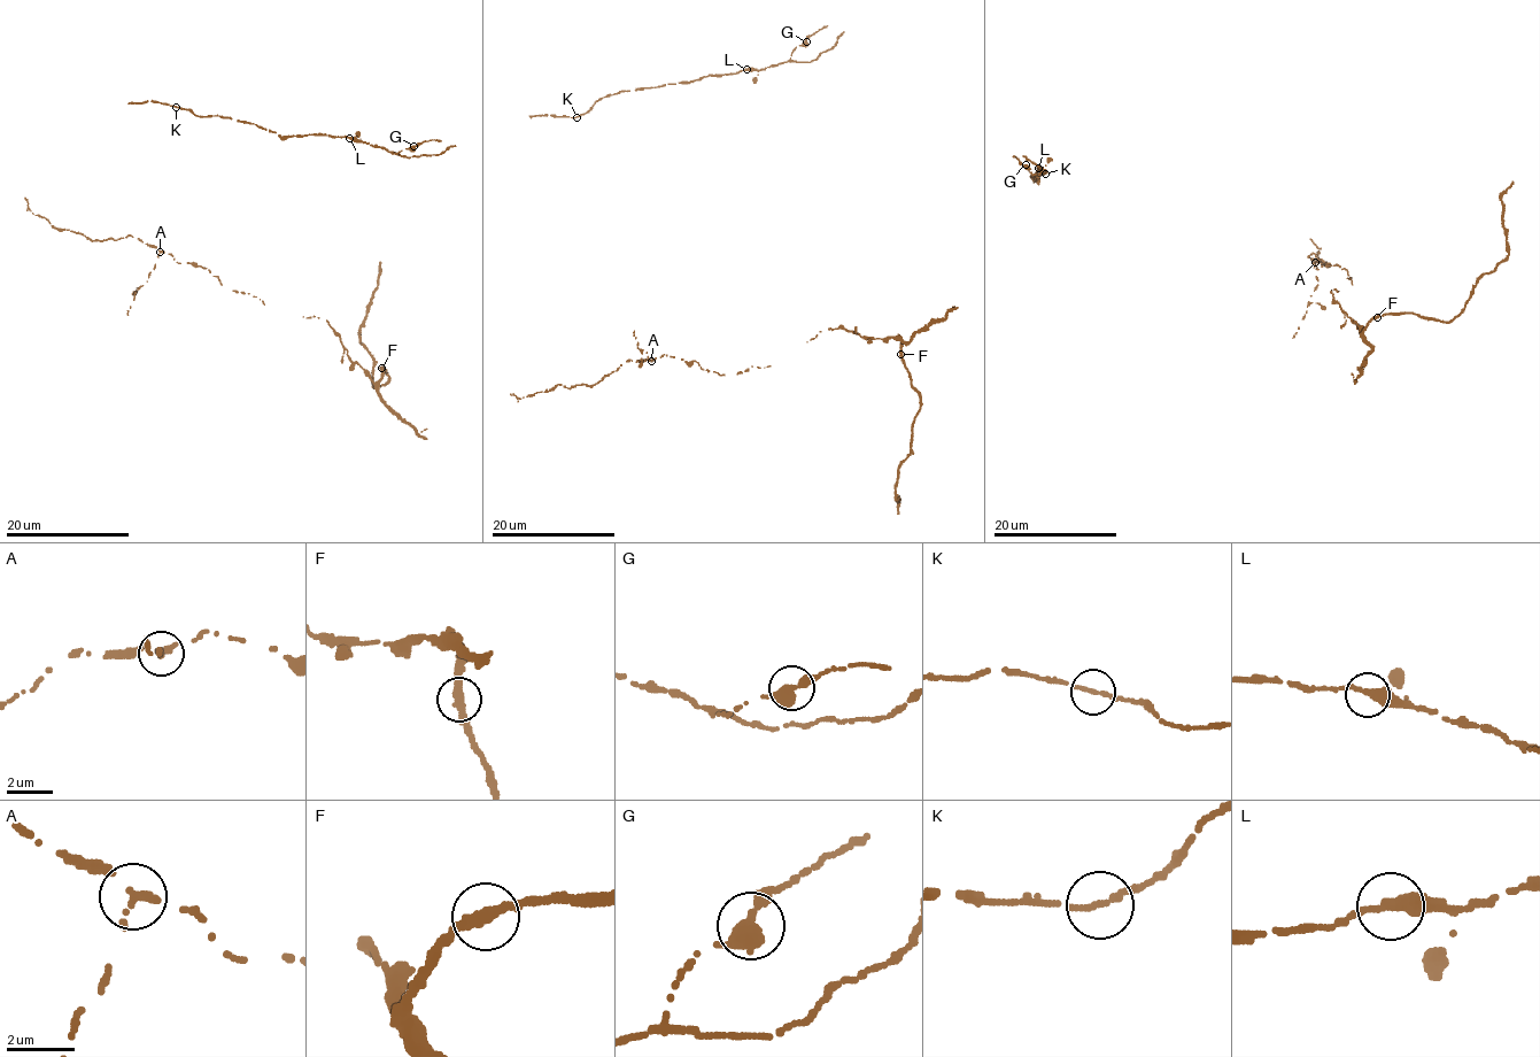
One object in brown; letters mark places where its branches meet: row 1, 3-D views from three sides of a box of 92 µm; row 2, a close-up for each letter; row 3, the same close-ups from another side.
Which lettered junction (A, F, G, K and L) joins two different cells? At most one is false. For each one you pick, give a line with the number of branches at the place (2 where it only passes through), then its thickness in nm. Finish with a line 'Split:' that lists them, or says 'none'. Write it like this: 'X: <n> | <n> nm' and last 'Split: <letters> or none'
Split: none

